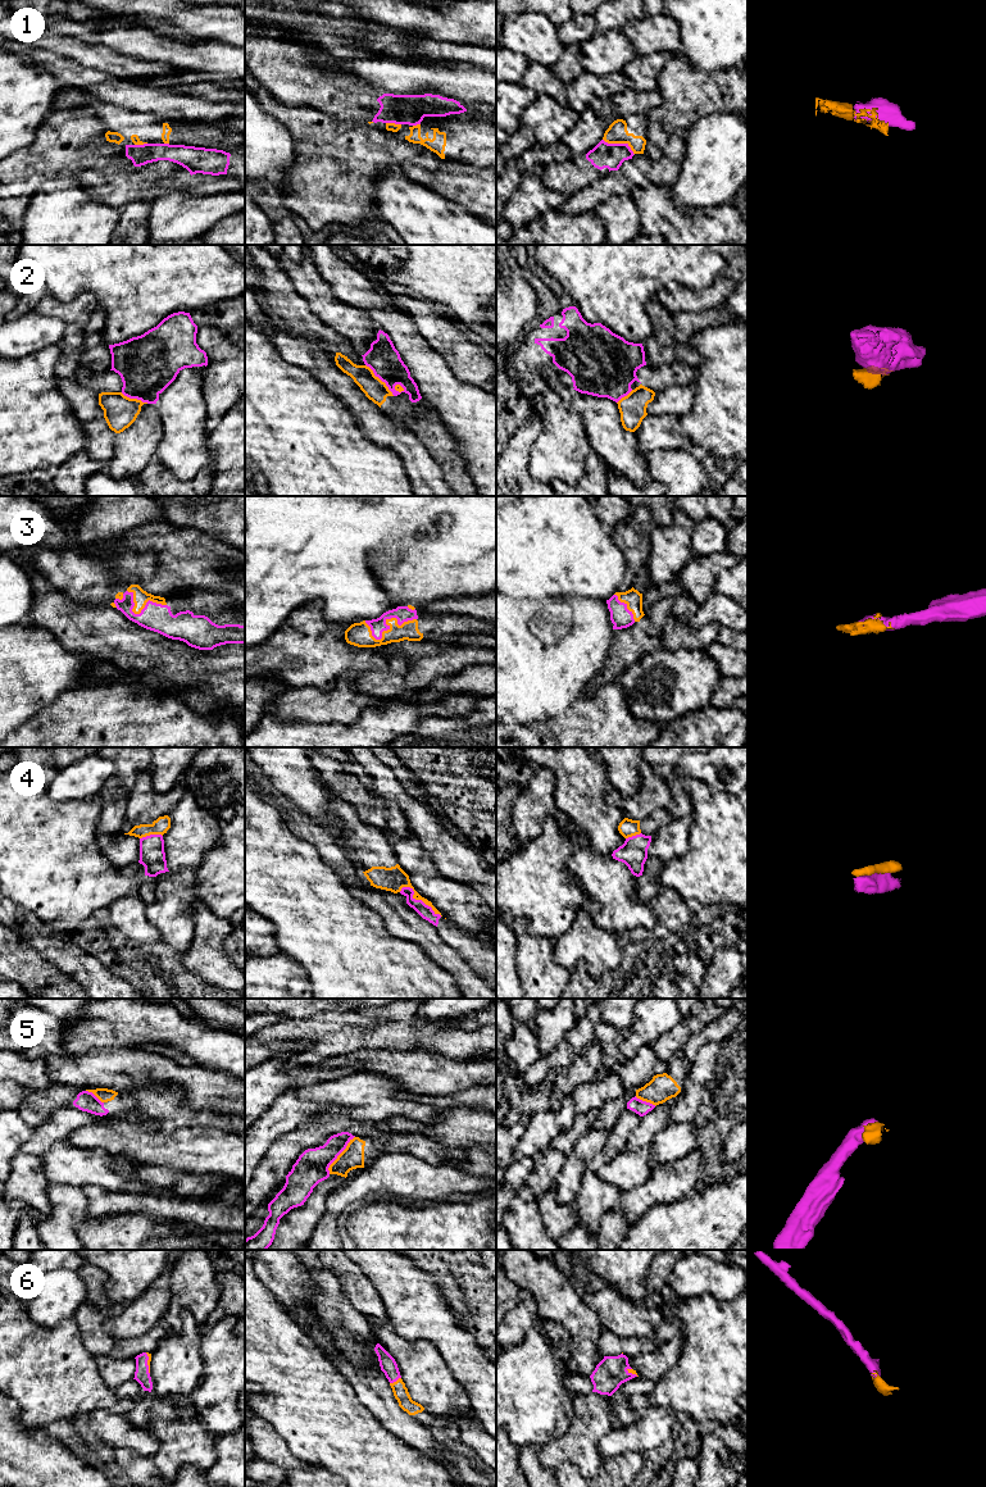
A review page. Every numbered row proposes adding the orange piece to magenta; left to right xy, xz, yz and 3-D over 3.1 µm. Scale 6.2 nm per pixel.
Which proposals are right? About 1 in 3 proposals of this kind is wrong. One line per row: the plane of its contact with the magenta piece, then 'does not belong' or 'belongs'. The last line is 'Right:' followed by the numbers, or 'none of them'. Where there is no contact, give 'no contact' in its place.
1: contact in yz; does not belong
2: contact in xz; does not belong
3: contact in xz; belongs
4: contact in xz; does not belong
5: contact in xz; belongs
6: contact in xz; belongs
Right: 3, 5, 6

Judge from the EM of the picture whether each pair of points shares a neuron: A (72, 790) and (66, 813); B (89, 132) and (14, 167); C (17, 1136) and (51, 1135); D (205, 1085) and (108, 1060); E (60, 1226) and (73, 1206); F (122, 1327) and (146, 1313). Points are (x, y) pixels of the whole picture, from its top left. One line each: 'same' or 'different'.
A: different
B: same
C: different
D: same
E: same
F: same

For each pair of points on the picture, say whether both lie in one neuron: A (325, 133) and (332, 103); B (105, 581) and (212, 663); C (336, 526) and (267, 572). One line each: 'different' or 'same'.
A: different
B: different
C: same

